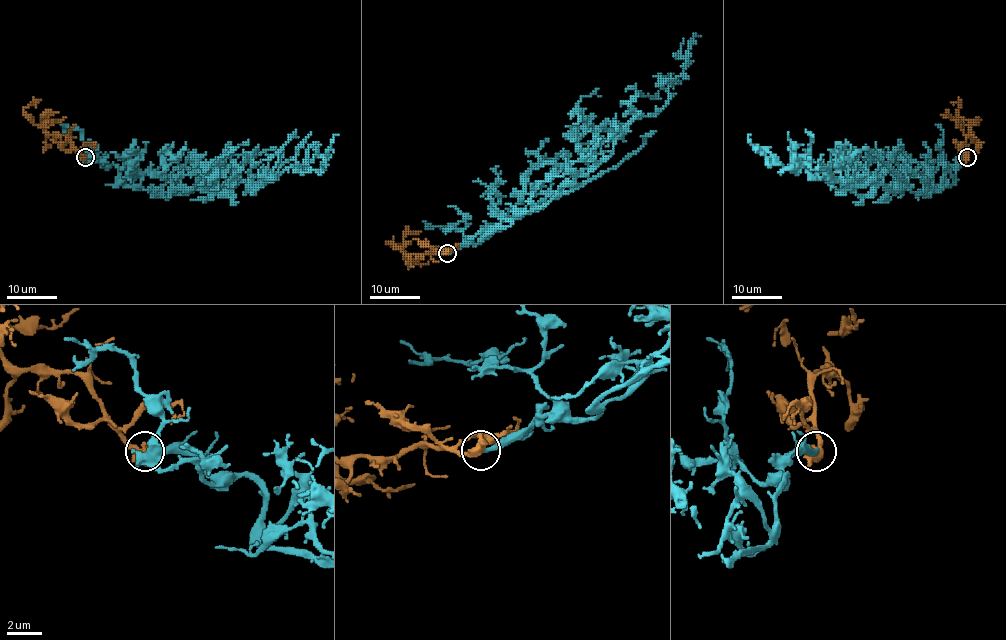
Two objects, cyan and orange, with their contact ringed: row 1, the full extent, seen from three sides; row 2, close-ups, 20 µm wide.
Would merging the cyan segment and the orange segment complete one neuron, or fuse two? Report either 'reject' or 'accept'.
accept

